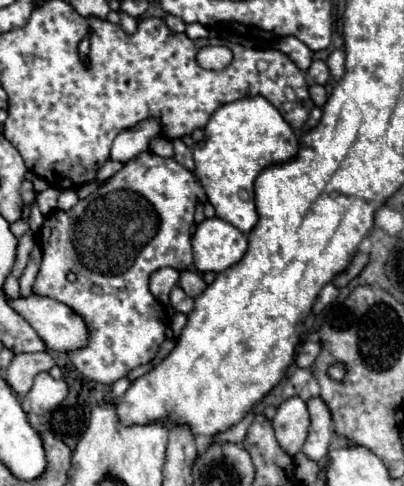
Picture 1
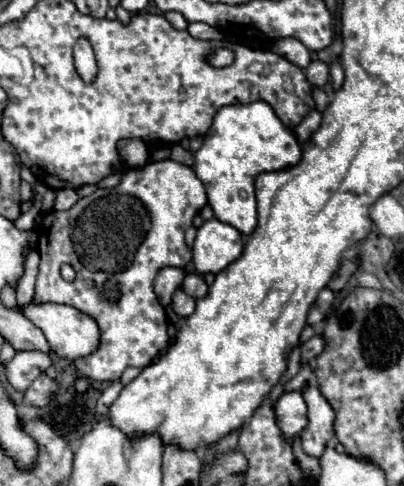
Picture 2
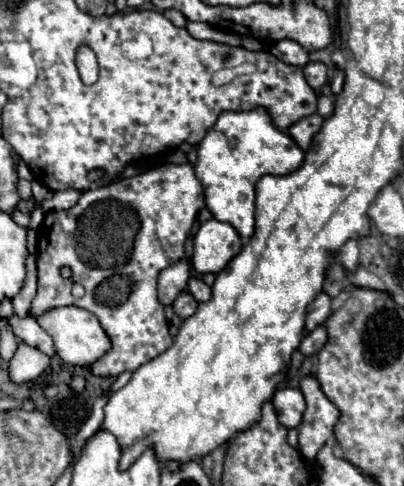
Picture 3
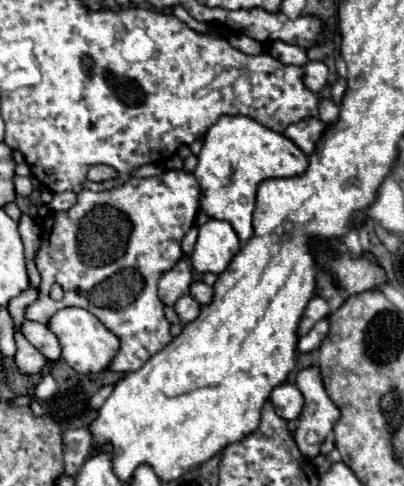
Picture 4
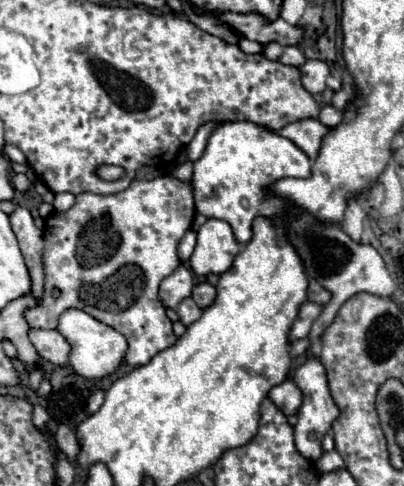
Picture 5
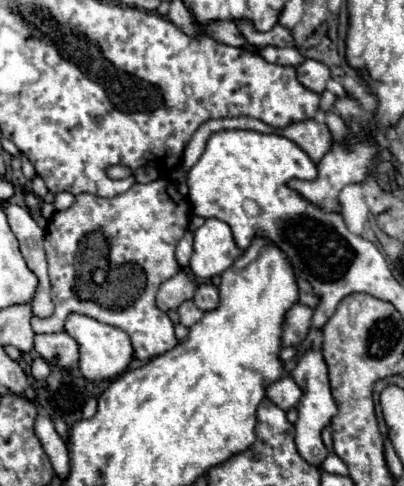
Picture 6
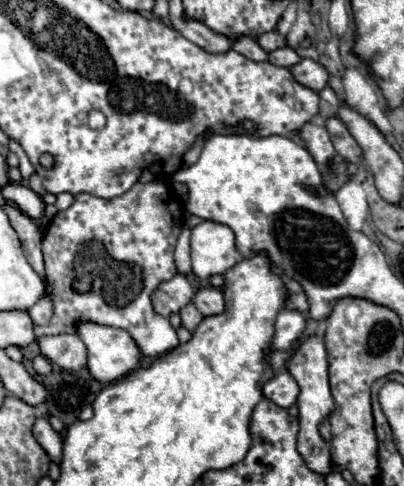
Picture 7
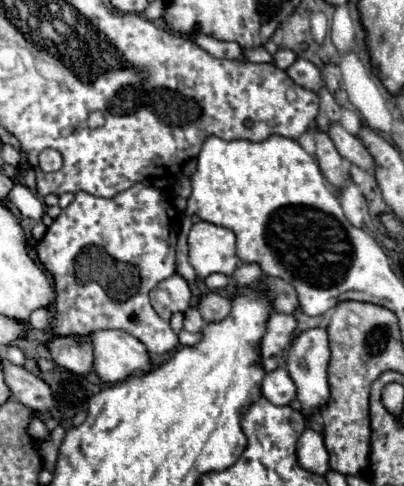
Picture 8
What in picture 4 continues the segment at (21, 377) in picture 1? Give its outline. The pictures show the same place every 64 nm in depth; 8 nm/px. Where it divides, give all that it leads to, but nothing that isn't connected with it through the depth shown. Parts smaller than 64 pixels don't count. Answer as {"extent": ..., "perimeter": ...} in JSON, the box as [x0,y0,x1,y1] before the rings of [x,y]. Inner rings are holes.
{"extent":[16,332,48,376],"perimeter":[[[16,332],[16,344],[20,354],[20,364],[16,364],[16,368],[20,370],[20,374],[28,374],[28,376],[38,374],[48,360],[20,332]]]}

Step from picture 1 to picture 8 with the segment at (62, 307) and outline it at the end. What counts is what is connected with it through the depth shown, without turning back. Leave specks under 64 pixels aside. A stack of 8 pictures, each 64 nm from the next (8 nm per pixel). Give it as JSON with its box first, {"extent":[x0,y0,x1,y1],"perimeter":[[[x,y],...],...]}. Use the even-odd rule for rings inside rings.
{"extent":[88,330,152,384],"perimeter":[[[96,330],[88,336],[94,348],[94,372],[102,382],[116,384],[152,368],[146,346],[128,332]]]}

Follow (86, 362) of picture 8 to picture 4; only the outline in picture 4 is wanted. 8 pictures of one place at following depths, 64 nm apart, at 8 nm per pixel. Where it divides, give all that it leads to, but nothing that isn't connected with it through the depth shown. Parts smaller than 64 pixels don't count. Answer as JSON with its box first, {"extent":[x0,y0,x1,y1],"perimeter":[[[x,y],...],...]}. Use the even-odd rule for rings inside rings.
{"extent":[20,320,60,362],"perimeter":[[[24,320],[24,324],[20,326],[20,332],[24,334],[24,338],[38,348],[50,362],[60,360],[60,344],[56,340],[56,336],[44,326],[44,324],[36,324],[32,320]]]}

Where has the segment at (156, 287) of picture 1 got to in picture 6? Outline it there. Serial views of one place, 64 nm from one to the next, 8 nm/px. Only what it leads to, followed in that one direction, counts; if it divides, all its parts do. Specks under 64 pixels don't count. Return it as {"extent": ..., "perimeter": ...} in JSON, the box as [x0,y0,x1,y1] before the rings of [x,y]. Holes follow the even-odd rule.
{"extent":[156,270,196,312],"perimeter":[[[180,270],[176,276],[168,278],[164,284],[160,284],[160,290],[156,296],[158,308],[164,312],[176,310],[182,302],[186,302],[194,296],[194,290],[196,290],[196,284],[192,282],[192,278],[184,270]]]}

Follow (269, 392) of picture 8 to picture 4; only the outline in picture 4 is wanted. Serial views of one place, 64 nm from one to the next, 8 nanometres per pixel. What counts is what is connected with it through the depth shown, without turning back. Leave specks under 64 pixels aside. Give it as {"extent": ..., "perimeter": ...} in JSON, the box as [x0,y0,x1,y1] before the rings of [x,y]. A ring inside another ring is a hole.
{"extent":[270,382,304,422],"perimeter":[[[288,382],[276,386],[270,394],[270,400],[276,408],[276,414],[280,418],[284,418],[286,422],[288,420],[298,420],[298,416],[302,412],[302,406],[304,406],[302,392],[294,384],[288,384]]]}

